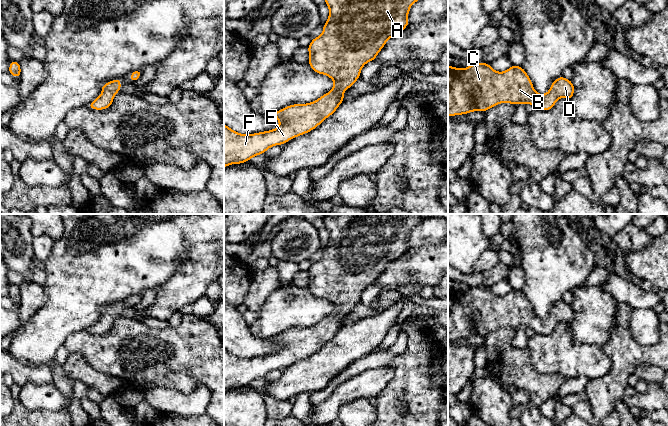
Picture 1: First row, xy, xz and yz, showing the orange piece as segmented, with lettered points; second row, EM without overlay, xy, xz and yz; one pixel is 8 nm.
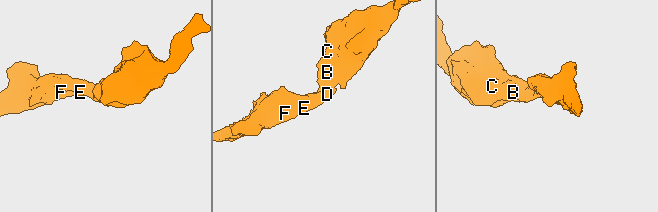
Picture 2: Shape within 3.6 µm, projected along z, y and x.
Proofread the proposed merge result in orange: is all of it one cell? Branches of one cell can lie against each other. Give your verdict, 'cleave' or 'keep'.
keep

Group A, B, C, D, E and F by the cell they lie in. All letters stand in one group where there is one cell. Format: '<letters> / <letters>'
A B C D E F

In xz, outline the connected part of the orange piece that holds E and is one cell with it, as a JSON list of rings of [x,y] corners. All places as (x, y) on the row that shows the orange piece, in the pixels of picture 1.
[[[325,0],[329,16],[322,34],[313,38],[307,47],[309,66],[318,74],[330,77],[334,87],[314,102],[292,104],[272,113],[280,121],[276,129],[253,134],[240,134],[224,124],[224,168],[248,162],[252,157],[272,146],[284,145],[289,140],[307,134],[330,117],[344,101],[344,92],[359,78],[361,69],[376,59],[386,42],[401,33],[409,24],[410,7],[418,0]]]

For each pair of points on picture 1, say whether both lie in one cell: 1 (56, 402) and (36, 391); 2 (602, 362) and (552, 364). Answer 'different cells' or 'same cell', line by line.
1: same cell
2: same cell

